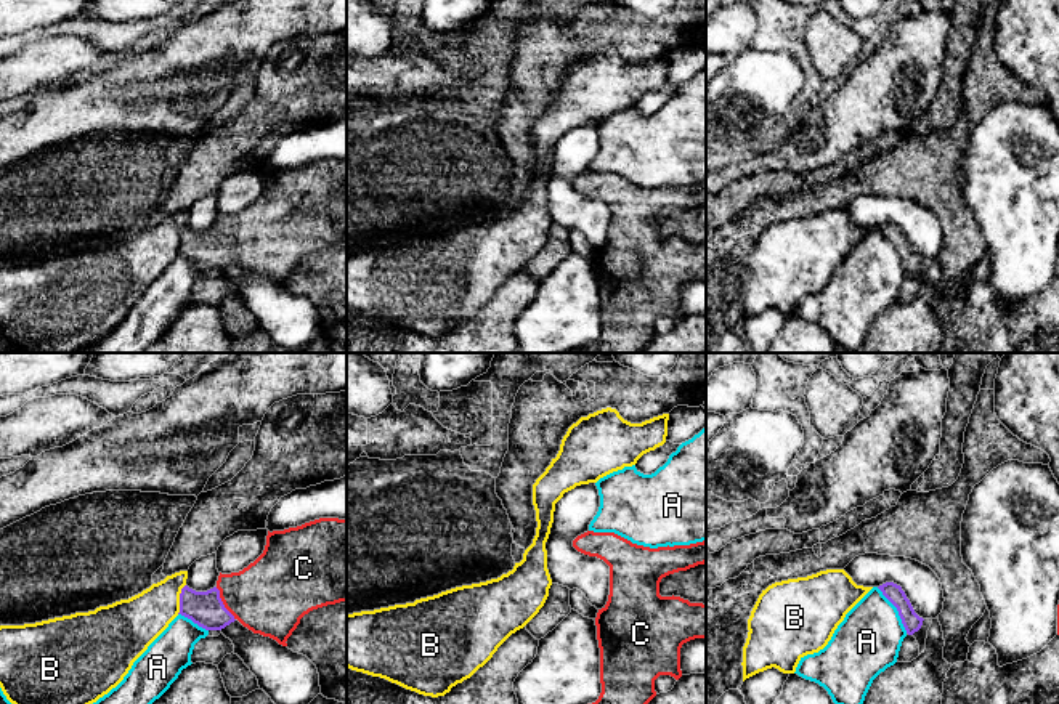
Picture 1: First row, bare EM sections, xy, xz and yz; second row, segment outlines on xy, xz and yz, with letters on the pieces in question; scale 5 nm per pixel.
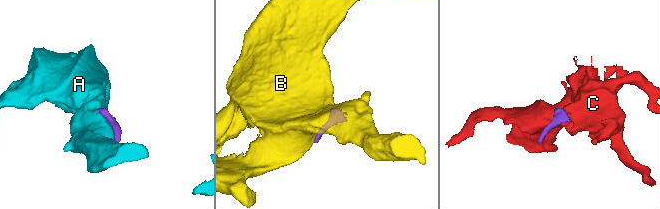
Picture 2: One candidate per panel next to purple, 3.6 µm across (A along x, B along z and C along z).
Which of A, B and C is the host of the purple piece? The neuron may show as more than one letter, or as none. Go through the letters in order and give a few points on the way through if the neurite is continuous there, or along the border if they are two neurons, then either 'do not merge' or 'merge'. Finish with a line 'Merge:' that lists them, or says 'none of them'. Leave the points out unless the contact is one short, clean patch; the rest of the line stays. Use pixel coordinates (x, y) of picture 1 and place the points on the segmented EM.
A: do not merge
B: do not merge
C: way xy (204, 608), (222, 603), (235, 597), (268, 597); merge
Merge: C

